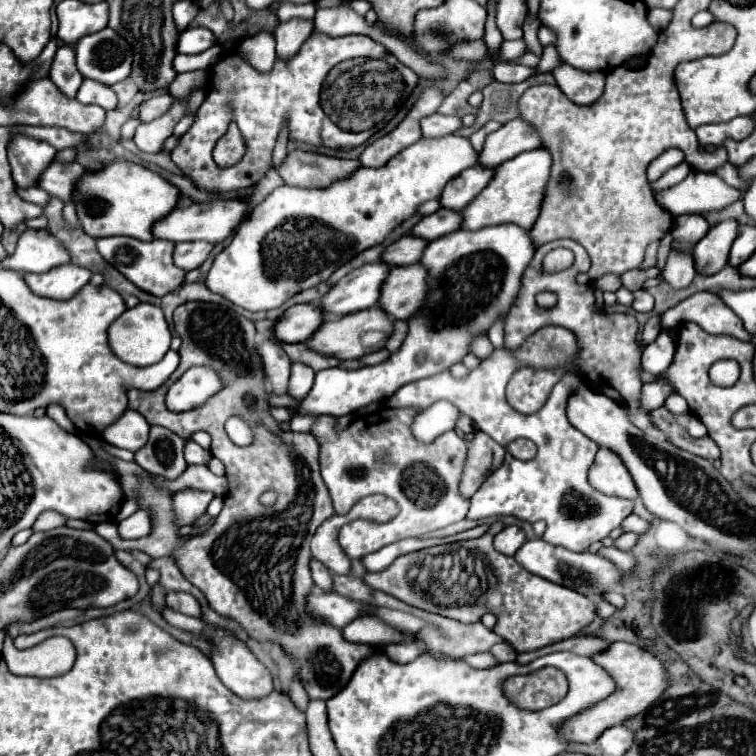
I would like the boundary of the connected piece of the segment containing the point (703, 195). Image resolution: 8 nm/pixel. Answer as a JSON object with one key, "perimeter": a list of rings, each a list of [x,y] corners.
{"perimeter":[[[690,170],[686,182],[680,182],[670,190],[656,194],[658,204],[674,216],[722,210],[740,198],[740,190],[726,186],[716,174],[706,174],[698,170]]]}

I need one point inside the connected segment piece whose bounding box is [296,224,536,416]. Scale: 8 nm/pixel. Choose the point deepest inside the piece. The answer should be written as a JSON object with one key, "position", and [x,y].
{"position":[475,276]}

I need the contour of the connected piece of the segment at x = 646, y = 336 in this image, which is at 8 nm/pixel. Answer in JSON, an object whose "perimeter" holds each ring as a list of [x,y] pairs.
{"perimeter":[[[660,314],[652,316],[652,318],[646,322],[646,326],[644,326],[644,330],[642,330],[642,348],[644,348],[646,344],[650,344],[658,334],[660,334]]]}

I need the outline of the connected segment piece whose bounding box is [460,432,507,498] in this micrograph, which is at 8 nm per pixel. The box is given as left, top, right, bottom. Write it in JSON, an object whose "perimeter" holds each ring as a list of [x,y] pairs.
{"perimeter":[[[474,432],[474,438],[468,446],[466,466],[462,472],[460,492],[462,498],[472,498],[474,492],[480,488],[484,478],[502,463],[507,451],[505,447],[494,442],[484,432]]]}

